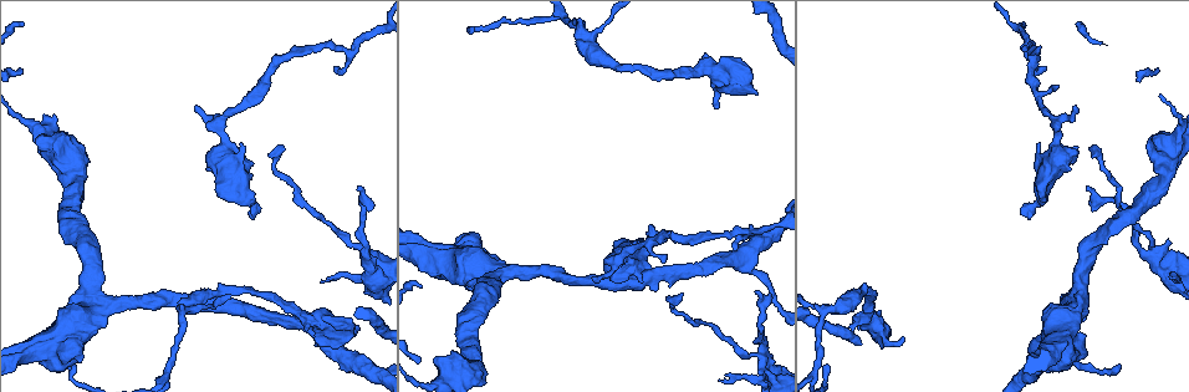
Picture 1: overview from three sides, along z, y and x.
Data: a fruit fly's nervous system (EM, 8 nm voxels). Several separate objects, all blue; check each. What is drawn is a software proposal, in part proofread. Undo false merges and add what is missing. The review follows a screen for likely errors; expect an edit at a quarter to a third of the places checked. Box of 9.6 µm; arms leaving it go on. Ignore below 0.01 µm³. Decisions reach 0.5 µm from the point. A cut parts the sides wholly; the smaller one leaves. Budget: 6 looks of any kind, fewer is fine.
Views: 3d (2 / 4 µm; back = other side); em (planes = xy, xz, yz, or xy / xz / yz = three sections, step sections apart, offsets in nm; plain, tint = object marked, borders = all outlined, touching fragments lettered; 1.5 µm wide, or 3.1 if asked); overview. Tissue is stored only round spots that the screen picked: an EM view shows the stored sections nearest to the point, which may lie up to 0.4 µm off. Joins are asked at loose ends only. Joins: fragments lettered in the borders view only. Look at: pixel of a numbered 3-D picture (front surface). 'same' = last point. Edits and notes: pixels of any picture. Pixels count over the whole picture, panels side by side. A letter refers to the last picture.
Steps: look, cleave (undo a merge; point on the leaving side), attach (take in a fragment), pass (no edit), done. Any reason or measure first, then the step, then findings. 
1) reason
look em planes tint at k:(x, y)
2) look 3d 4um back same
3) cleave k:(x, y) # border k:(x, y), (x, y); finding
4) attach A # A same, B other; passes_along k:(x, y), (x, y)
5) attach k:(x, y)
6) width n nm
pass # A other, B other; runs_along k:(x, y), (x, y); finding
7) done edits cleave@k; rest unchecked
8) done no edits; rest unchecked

a narrow waist
look 3d 4um at 1:(1033, 44)

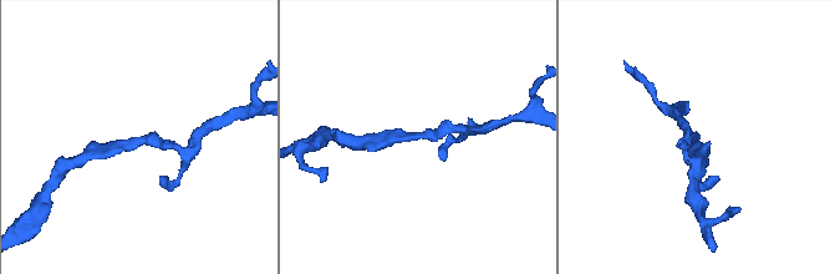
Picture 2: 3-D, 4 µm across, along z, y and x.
arm_widths 170, 200 nm
look em yz step 8 tint at 2:(142, 143)

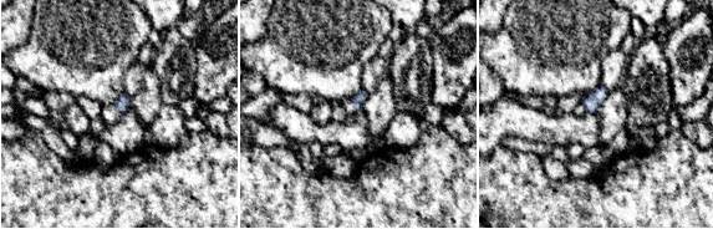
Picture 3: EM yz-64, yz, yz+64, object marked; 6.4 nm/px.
look em yz step 8 borders same

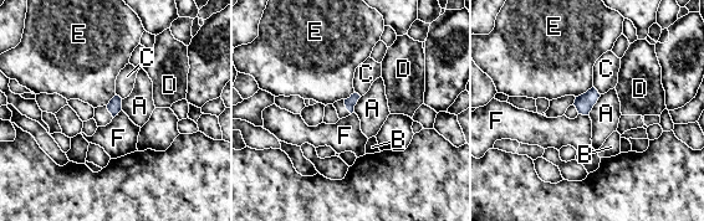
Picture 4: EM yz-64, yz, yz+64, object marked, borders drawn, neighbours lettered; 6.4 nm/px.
longest_contact A 160 nm
pass # A other, B other, C other, D other, E other, F other; border 4:(578, 113), (588, 116); continuous, no second cell

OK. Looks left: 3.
stops while still wide
look 3d 4um at 1:(253, 215)

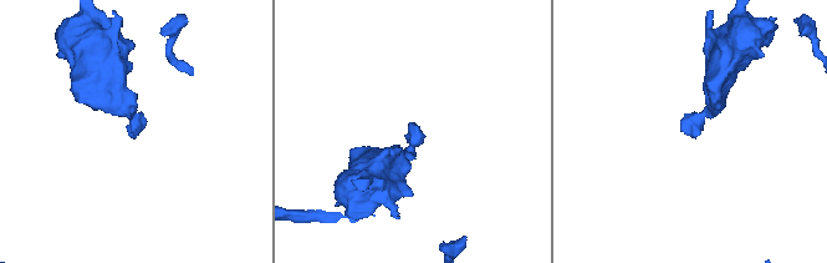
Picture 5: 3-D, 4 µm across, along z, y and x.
look em yz step 8 tint at 5:(134, 131)

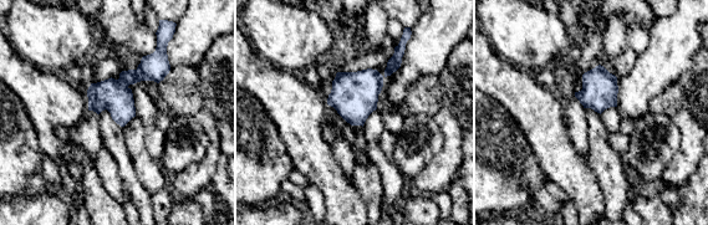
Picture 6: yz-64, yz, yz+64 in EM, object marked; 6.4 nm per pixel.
look em planes borders same

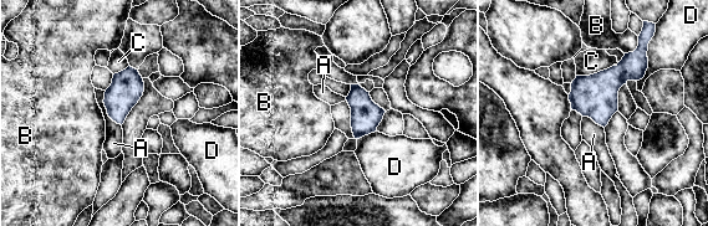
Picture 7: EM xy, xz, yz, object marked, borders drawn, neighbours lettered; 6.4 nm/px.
longest_contact D 280 nm
pass # A other, B other, C other, D other; border 7:(105, 91), (106, 113), (121, 126); none of them fits

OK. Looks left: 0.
done no edits; rest unchecked

